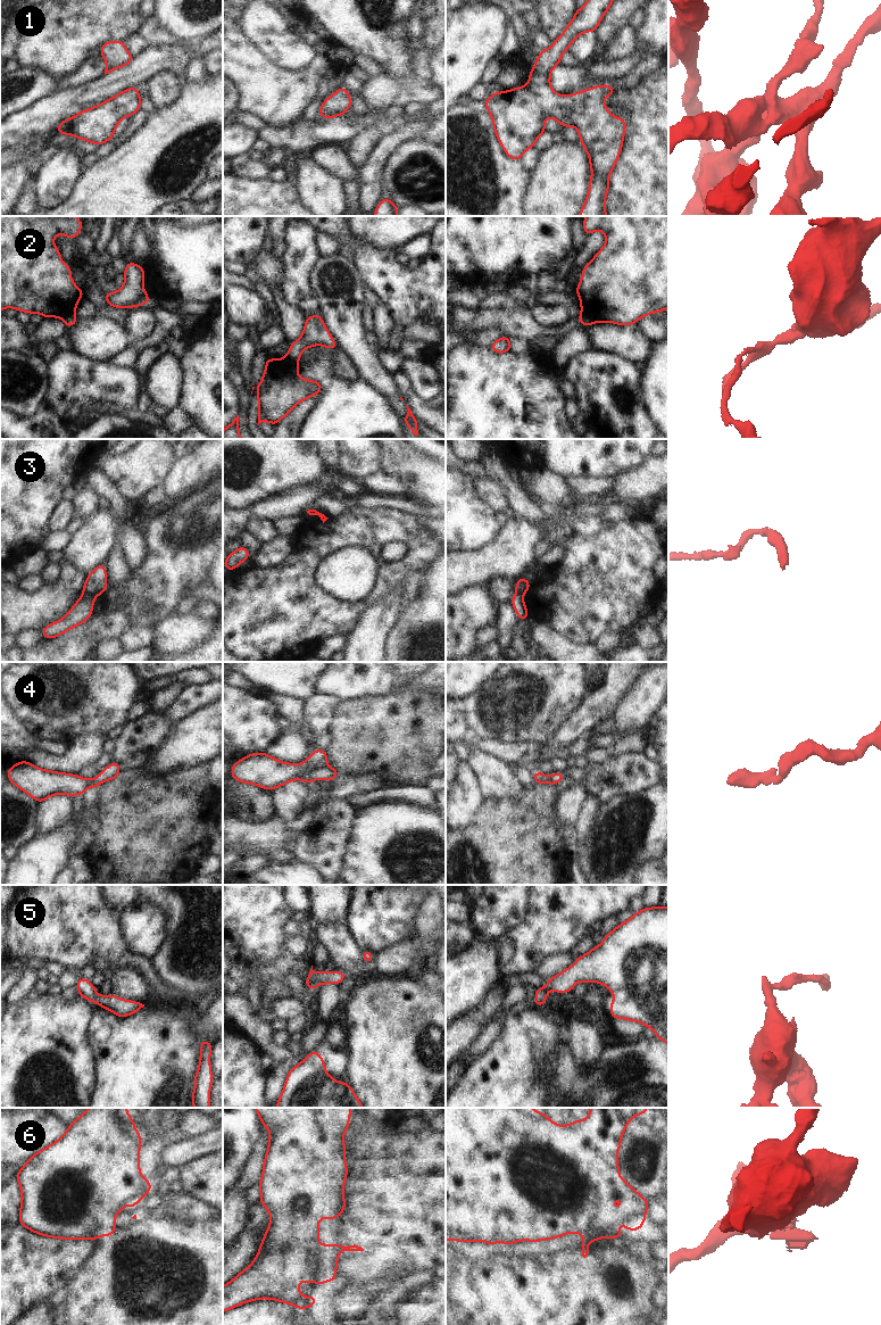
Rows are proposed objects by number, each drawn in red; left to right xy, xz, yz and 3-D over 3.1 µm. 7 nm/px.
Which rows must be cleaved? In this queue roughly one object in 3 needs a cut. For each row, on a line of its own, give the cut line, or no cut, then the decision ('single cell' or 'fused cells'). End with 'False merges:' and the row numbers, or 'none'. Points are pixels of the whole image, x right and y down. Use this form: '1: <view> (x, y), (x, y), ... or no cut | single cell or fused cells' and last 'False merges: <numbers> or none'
1: no cut | single cell
2: yz (582, 313), (592, 322) | fused cells
3: xy (83, 591), (94, 596) | fused cells
4: no cut | single cell
5: no cut | single cell
6: xz (317, 1244), (317, 1257), (329, 1269), (334, 1268) | fused cells
False merges: 2, 3, 6

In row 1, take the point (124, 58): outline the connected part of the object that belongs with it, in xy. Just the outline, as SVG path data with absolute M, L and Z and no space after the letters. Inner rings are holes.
M108 41L100 47L101 57L107 65L105 75L128 65L135 57L127 50L123 41Z

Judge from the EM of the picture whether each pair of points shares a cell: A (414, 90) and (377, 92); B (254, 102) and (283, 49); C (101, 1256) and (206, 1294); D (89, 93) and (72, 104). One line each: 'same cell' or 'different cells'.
A: same cell
B: different cells
C: same cell
D: same cell

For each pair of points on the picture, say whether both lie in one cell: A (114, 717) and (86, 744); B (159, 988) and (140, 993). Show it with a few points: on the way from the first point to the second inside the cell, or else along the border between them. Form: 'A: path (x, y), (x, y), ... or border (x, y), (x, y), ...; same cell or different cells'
A: border (106, 736), (85, 734), (73, 743); different cells
B: border (132, 969), (143, 978), (149, 990); different cells

